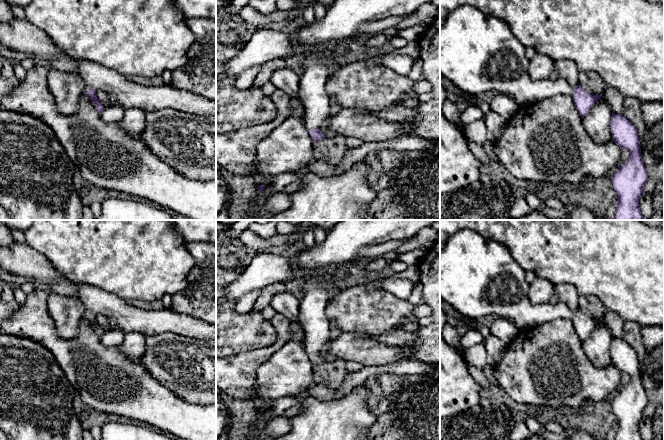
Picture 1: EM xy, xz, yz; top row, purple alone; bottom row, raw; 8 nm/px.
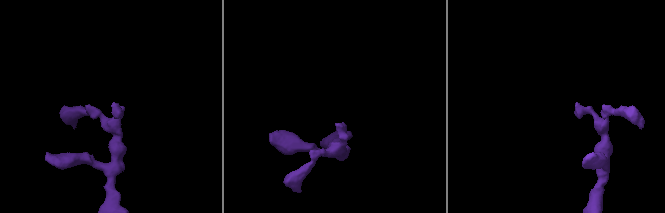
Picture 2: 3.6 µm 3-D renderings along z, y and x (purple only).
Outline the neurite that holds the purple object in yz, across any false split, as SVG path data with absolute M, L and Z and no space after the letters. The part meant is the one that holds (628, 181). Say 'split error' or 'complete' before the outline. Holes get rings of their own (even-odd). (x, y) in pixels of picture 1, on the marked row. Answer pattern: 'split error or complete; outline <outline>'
complete; outline M612 113L610 128L612 140L630 154L612 177L612 186L618 195L614 220L643 220L639 201L648 172L641 157L638 130L625 116L615 113Z

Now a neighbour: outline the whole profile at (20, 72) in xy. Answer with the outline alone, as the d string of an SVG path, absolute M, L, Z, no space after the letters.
M21 64L14 65L13 71L19 81L22 81L27 75L26 69Z

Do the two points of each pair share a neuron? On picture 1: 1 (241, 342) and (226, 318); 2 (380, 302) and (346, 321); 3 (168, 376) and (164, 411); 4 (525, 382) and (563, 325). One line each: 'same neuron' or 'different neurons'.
1: same neuron
2: same neuron
3: different neurons
4: same neuron

